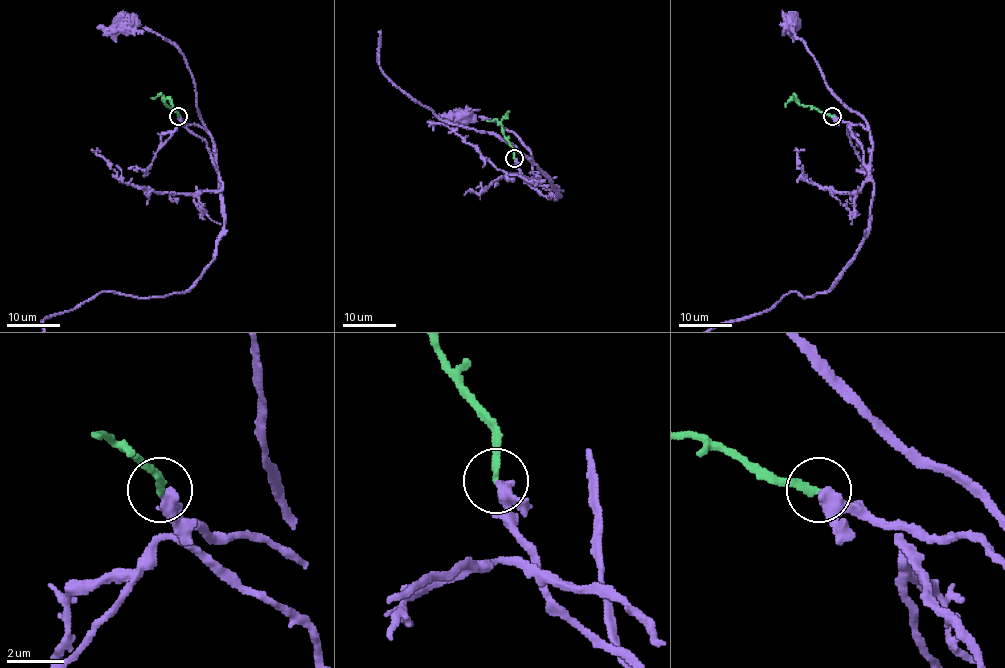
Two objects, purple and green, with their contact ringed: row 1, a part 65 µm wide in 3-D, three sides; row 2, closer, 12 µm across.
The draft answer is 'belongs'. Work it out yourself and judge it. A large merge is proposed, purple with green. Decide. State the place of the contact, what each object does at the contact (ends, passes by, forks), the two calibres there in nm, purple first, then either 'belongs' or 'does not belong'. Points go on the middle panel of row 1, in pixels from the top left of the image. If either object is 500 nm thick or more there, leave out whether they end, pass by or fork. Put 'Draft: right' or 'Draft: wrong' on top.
Draft: right
(514, 158) | purple passes by | green ends | 360/240 nm | belongs

